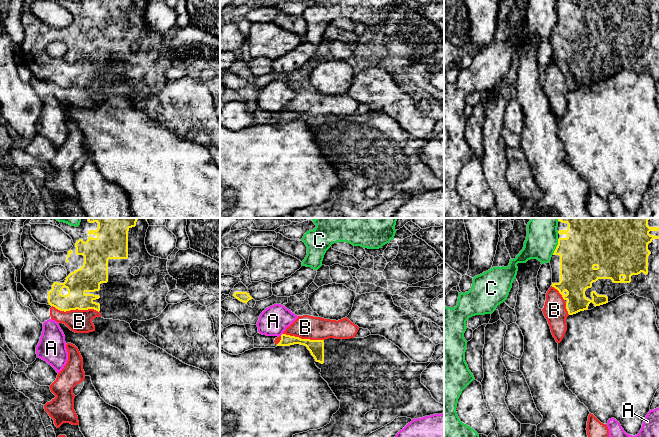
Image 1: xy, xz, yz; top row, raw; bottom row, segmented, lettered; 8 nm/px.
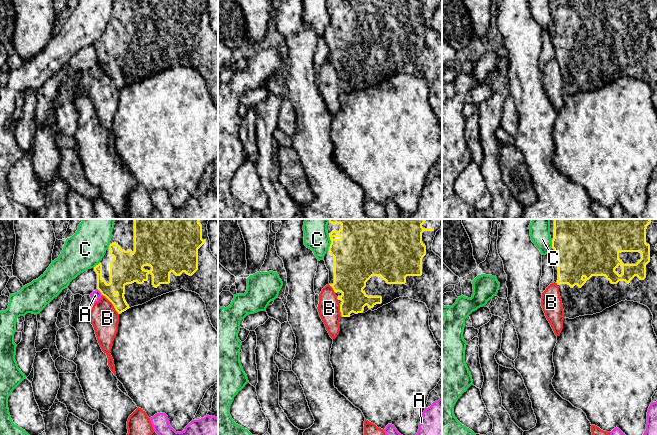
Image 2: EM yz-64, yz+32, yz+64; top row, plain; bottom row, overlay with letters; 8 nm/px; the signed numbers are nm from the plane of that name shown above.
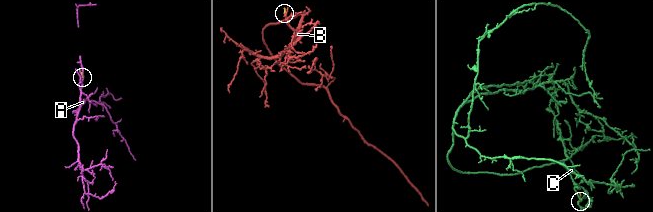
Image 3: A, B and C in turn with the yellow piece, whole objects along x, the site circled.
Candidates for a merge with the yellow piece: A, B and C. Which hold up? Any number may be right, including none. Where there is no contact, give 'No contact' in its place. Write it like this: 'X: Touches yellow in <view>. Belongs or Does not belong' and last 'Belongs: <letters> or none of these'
A: No contact. Does not belong
B: Touches yellow in xy. Does not belong
C: Touches yellow in yz. Does not belong
Belongs: none of these

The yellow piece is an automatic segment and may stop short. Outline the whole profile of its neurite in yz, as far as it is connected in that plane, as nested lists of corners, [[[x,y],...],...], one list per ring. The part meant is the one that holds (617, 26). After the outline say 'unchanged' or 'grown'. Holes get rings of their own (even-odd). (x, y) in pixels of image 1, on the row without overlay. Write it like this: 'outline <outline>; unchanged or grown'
outline [[[558,0],[558,21],[551,33],[552,63],[557,65],[566,78],[569,91],[580,87],[591,86],[596,82],[615,76],[623,70],[632,67],[639,73],[650,75],[656,85],[656,101],[659,105],[659,0]]]; grown

